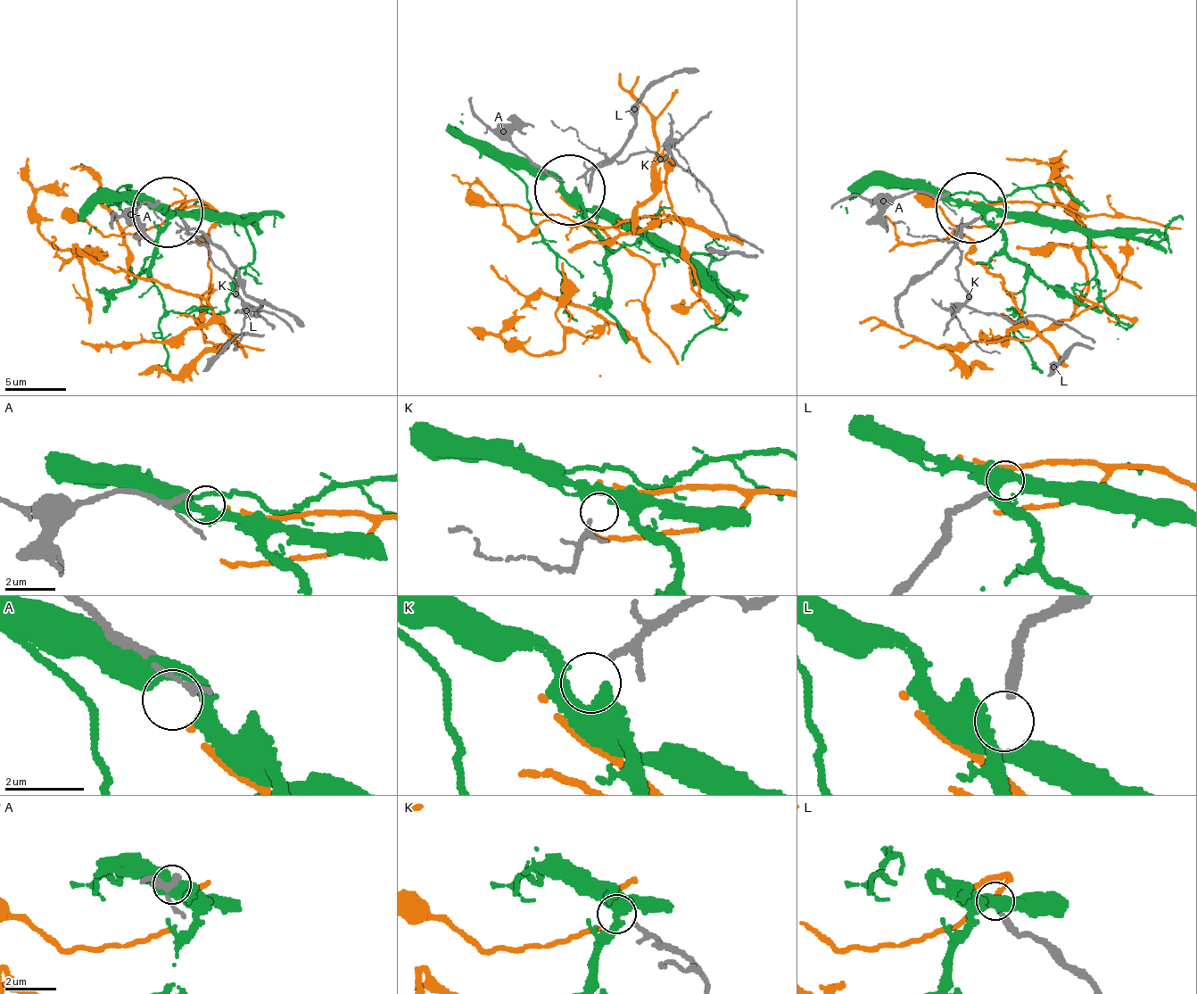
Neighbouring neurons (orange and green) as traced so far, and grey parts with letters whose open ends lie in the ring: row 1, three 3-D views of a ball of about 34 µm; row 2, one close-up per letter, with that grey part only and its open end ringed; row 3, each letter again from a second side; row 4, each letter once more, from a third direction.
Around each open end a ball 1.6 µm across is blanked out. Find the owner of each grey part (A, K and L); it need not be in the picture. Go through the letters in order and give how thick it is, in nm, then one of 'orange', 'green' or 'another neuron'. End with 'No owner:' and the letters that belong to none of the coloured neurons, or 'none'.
A: calibre 160 nm; orange
K: calibre 140 nm; green
L: calibre 240 nm; another neuron
No owner: L

